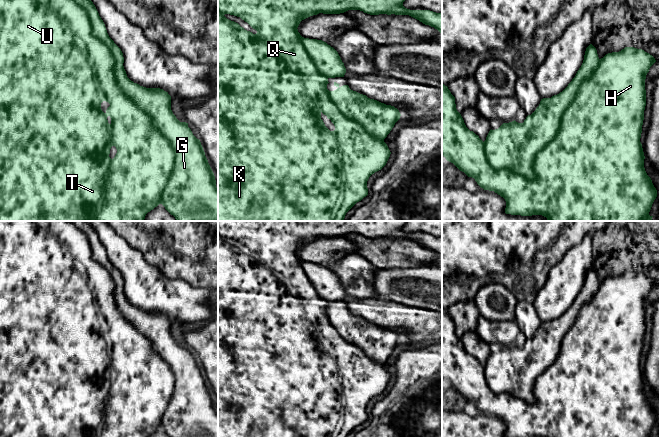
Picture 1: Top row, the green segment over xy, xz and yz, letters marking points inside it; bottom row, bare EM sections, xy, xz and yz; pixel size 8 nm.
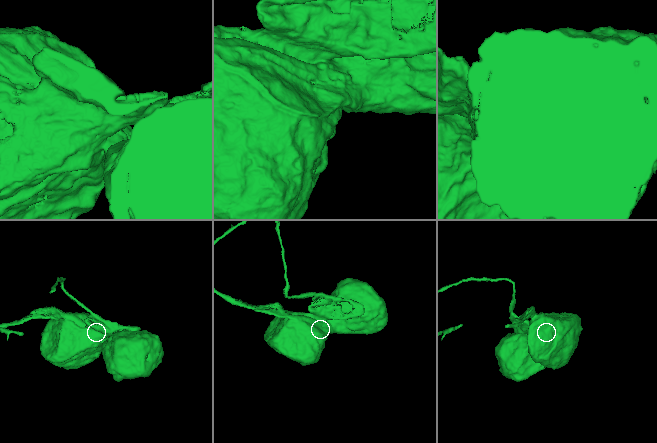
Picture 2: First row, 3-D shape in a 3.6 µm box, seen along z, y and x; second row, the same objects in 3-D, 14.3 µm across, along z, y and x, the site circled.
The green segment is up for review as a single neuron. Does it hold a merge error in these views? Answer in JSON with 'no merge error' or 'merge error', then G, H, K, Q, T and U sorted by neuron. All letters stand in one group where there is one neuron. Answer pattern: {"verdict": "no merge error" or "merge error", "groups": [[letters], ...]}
{"verdict": "merge error", "groups": [["G"], ["H", "K", "Q", "T", "U"]]}

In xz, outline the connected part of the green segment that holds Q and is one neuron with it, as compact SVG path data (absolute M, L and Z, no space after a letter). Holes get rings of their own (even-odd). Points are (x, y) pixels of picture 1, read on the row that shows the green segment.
M218 0L218 221L344 221L346 213L359 201L368 195L367 181L369 177L375 172L381 170L387 163L390 157L390 150L384 140L379 140L370 135L365 128L358 122L347 118L343 115L338 107L330 100L327 94L327 84L328 78L324 75L321 75L317 70L312 59L306 52L301 39L303 38L298 32L298 26L300 22L310 16L317 15L319 13L323 14L340 14L348 10L360 10L364 13L370 15L379 15L379 14L395 14L395 15L409 15L425 25L434 27L442 34L442 12L436 13L430 10L410 10L403 6L405 0ZM230 14L237 17L240 17L242 20L247 22L253 29L257 31L256 34L253 34L250 31L245 30L238 23L227 19L224 15ZM321 114L327 116L328 119L335 126L334 131L330 131L324 124L321 119Z

